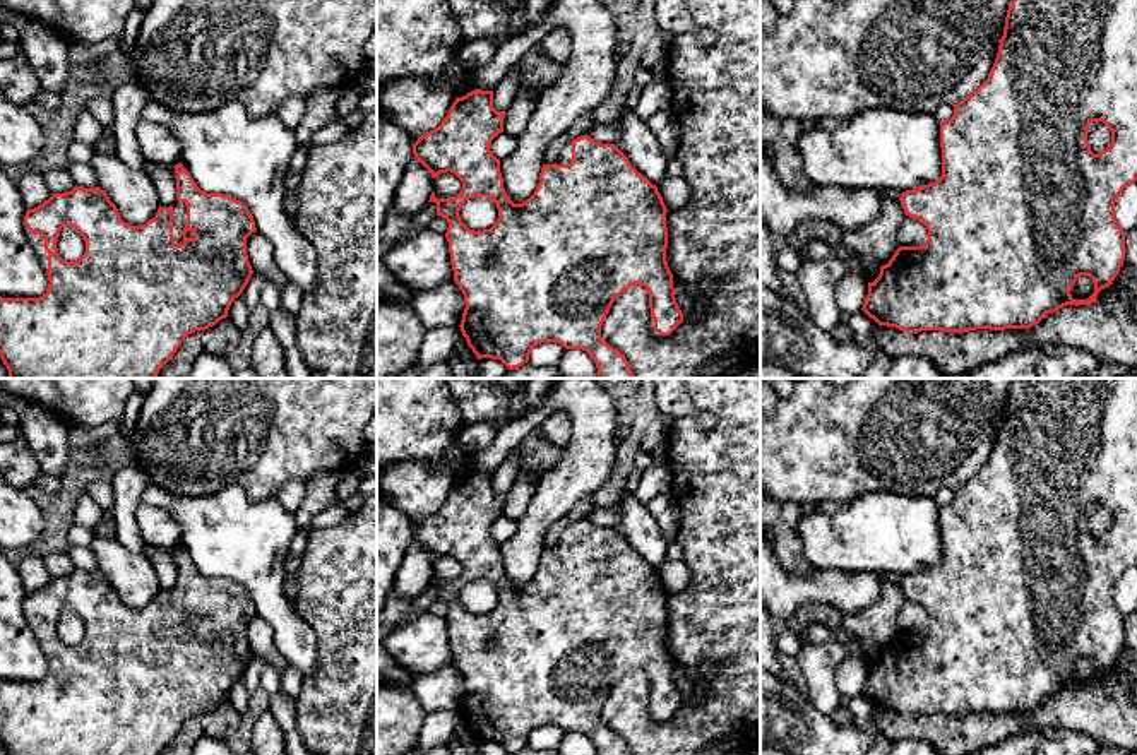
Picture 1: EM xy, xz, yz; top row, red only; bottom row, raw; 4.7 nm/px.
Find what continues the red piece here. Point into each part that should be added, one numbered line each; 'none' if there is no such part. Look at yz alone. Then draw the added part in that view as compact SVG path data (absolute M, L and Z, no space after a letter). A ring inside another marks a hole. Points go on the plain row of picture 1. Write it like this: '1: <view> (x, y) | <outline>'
none

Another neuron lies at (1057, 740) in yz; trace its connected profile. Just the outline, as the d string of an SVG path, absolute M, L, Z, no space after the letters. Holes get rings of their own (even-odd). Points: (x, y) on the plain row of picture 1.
M1051 728L1007 738L971 755L1092 755L1101 746L1086 733Z

